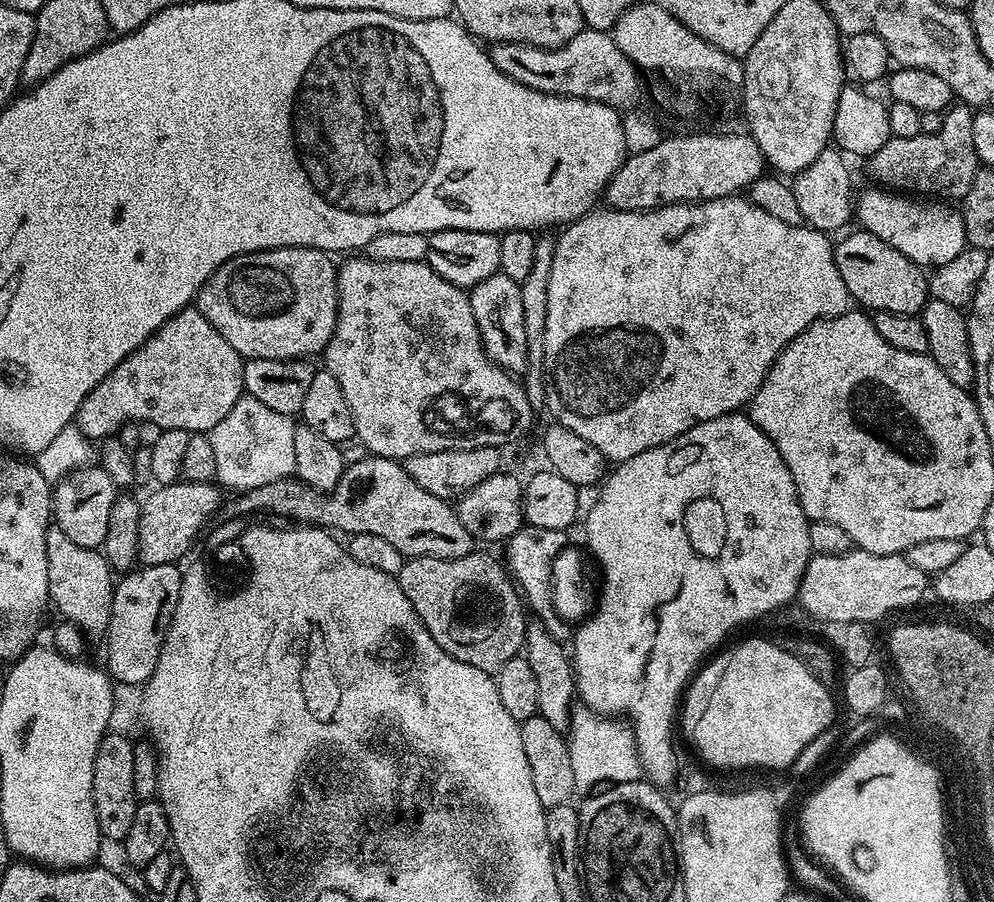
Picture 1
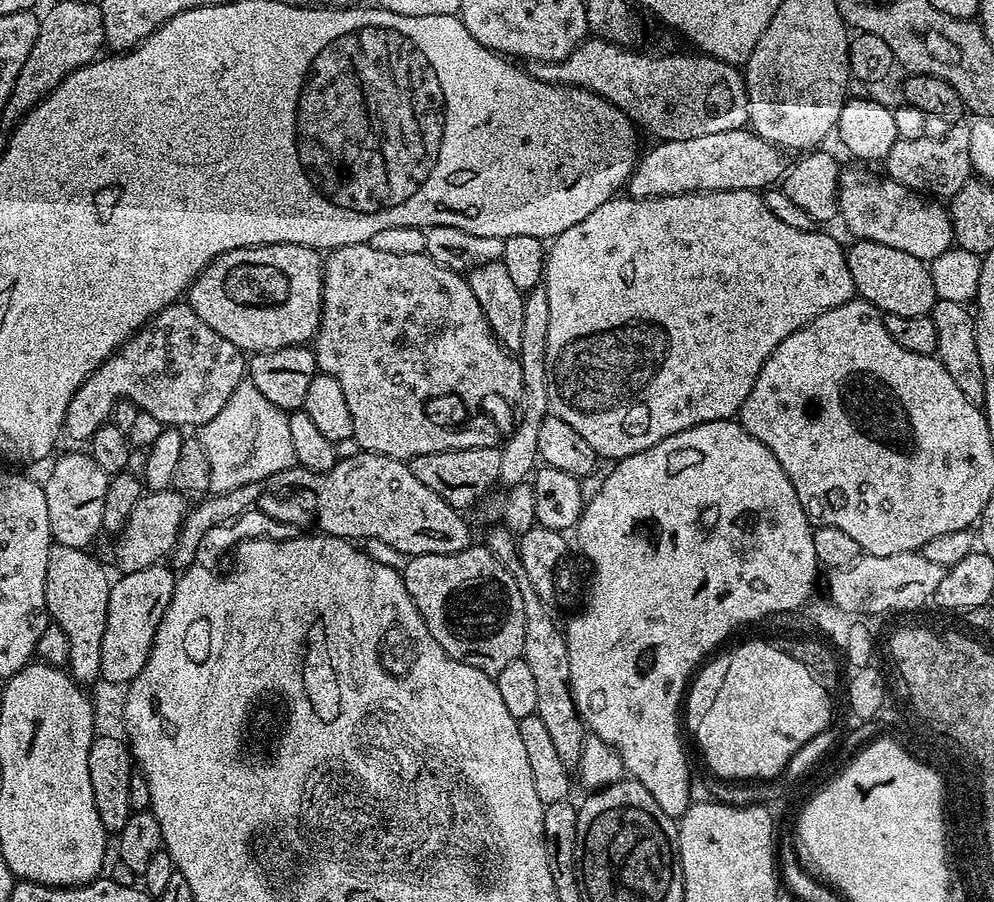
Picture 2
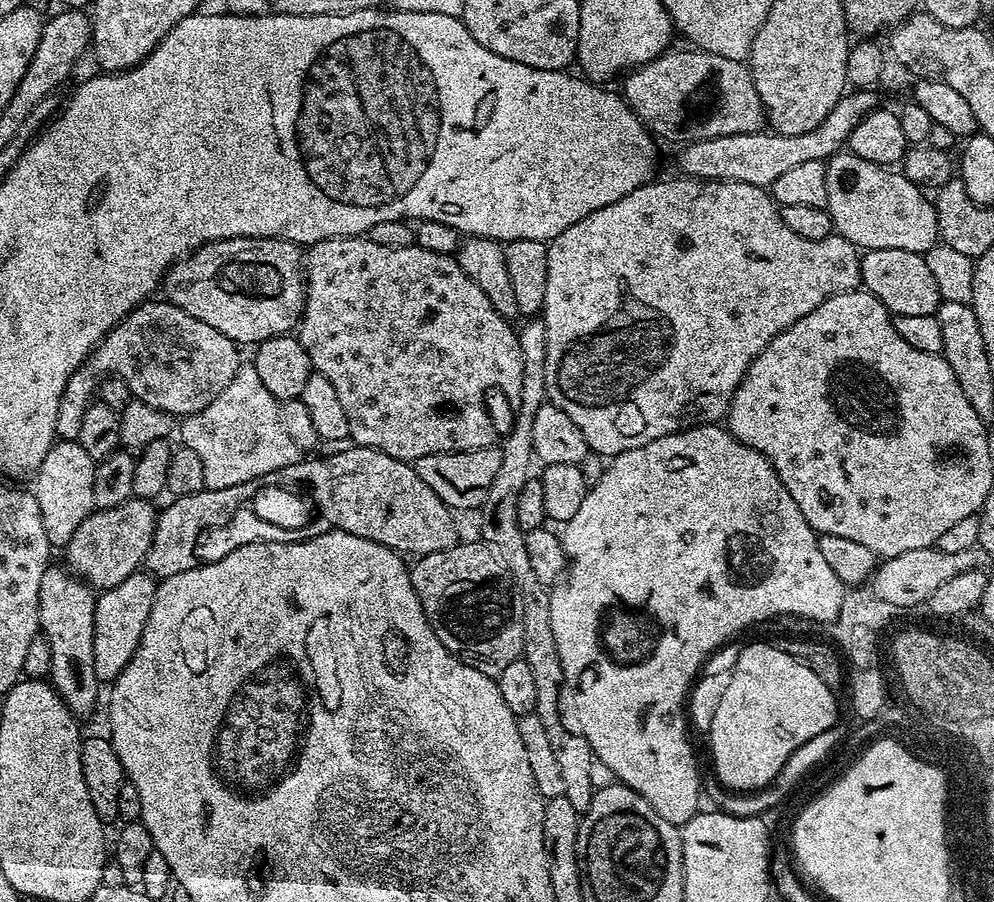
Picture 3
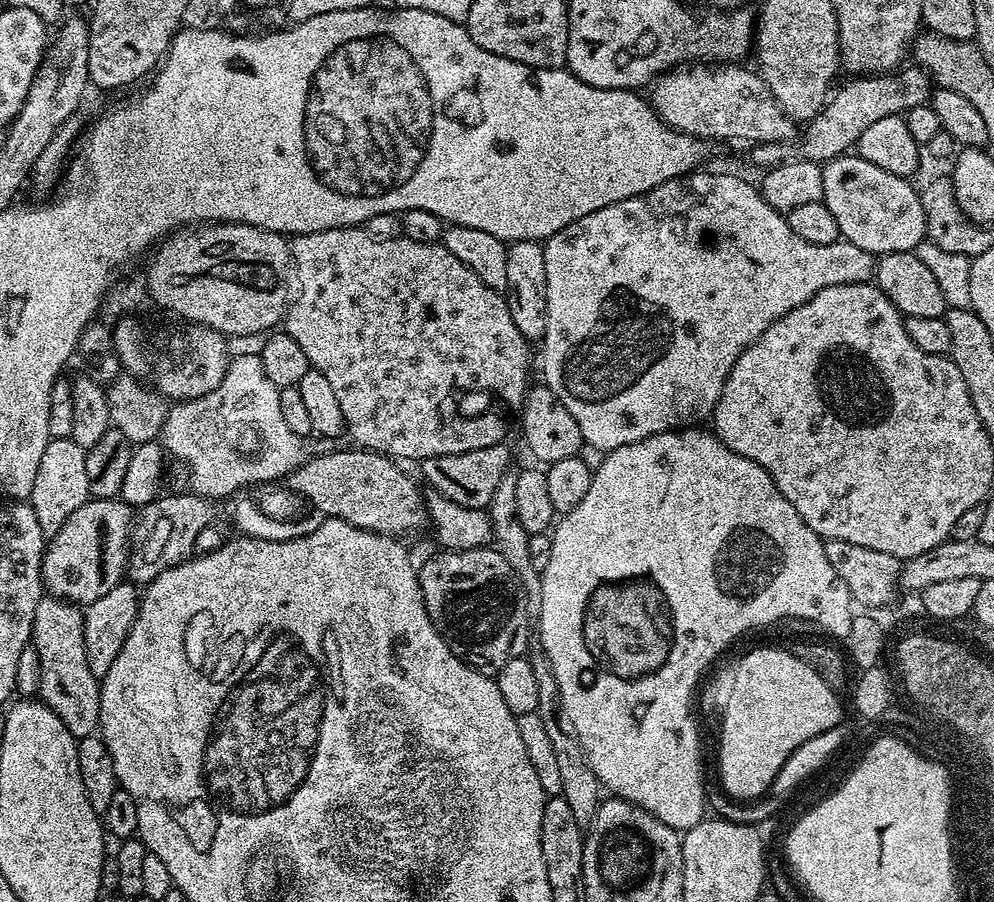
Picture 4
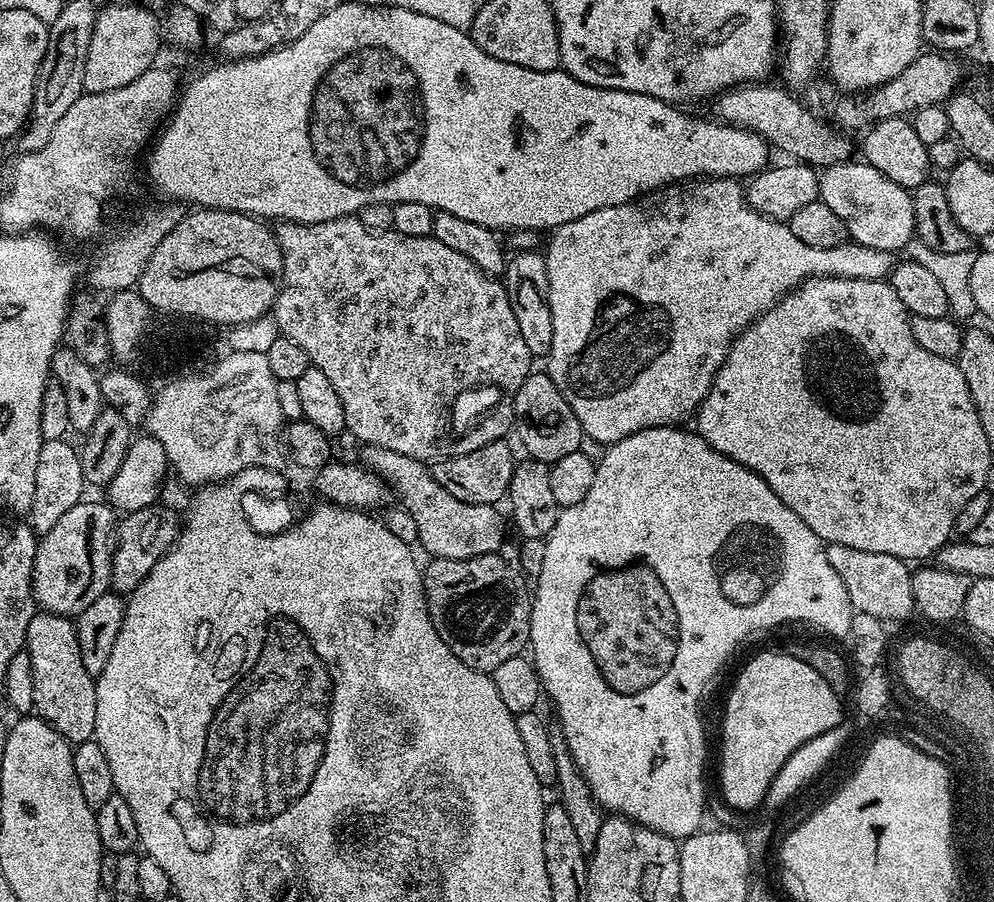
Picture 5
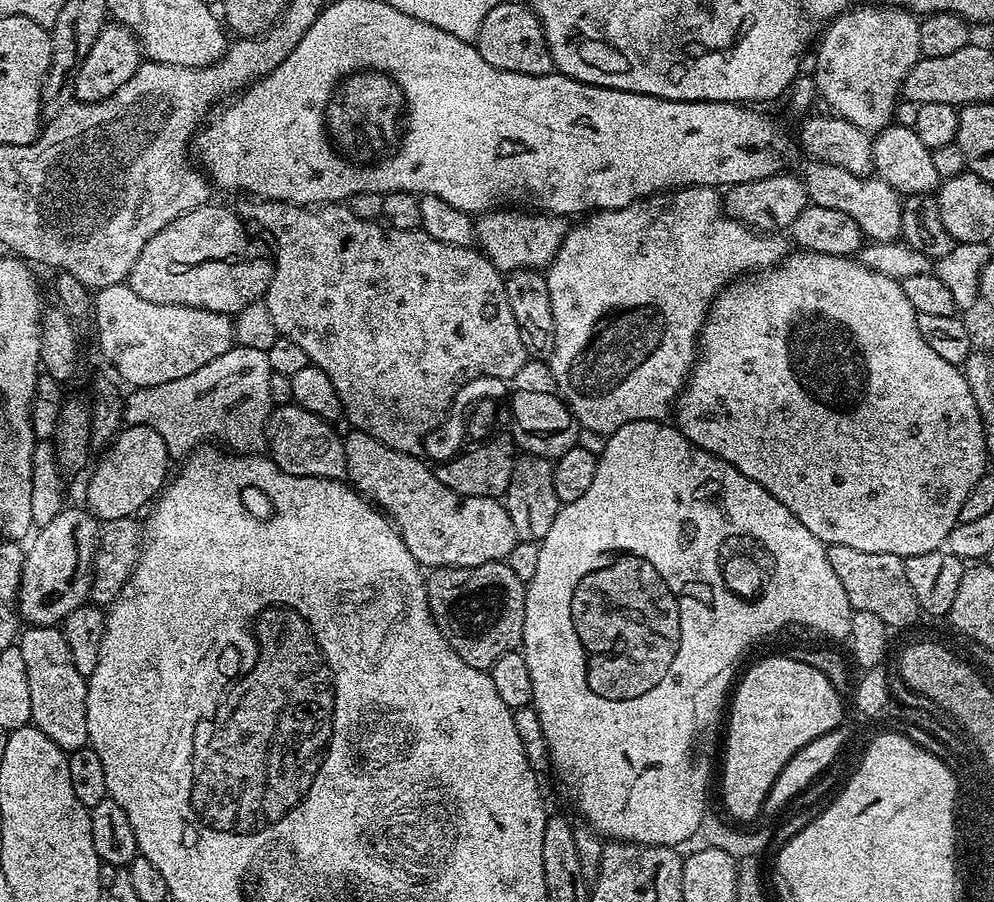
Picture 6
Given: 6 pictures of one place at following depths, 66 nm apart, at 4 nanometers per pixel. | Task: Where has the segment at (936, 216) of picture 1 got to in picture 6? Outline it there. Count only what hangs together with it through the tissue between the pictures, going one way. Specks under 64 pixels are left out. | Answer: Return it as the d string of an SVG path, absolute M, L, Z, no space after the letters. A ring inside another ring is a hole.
M808 162L802 171L802 179L811 203L830 206L830 210L842 210L842 214L850 214L850 218L858 222L869 241L890 244L901 239L898 193L878 178L855 176L833 164Z

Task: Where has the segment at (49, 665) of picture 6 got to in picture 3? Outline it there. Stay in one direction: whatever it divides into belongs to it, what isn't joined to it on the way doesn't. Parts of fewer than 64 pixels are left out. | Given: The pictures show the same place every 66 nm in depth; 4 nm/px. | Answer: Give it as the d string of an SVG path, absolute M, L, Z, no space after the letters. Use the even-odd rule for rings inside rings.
M50 566L42 574L42 586L38 590L38 618L40 632L50 646L50 670L48 676L55 691L60 693L60 700L67 706L69 713L77 718L88 716L96 699L100 696L102 682L94 674L94 612L96 610L97 593L89 588L83 580L70 574L67 567Z

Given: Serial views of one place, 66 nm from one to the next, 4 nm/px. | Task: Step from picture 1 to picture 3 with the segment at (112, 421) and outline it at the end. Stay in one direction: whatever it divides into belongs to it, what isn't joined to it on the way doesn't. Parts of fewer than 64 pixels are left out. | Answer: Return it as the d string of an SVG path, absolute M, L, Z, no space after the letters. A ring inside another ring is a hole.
M149 298L132 309L124 320L121 320L103 340L100 341L94 358L77 368L76 373L68 379L66 390L62 392L62 402L58 404L58 422L56 435L62 440L78 440L78 430L82 430L82 418L88 405L93 403L100 382L109 374L115 374L124 380L124 387L131 395L147 406L156 407L158 411L168 412L173 418L185 418L199 411L206 410L214 398L222 393L238 374L242 365L241 349L226 334L218 334L214 326L198 322L198 318L186 314L178 306L168 303L167 299Z

